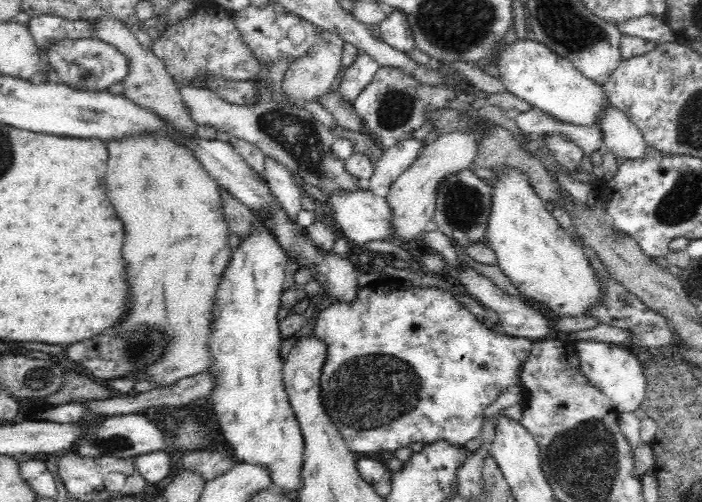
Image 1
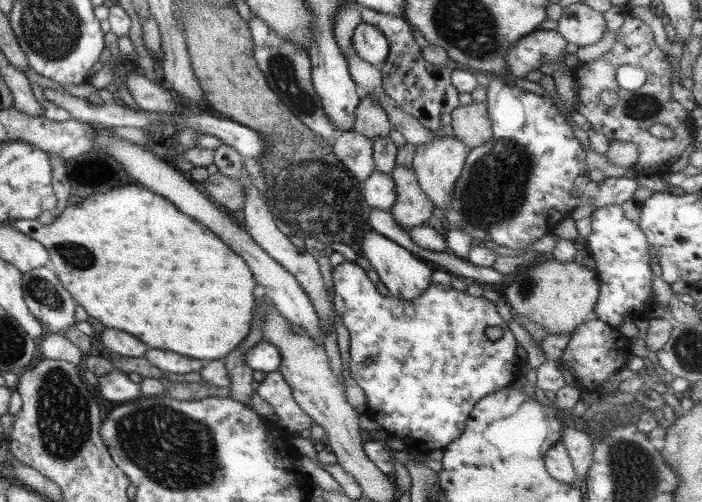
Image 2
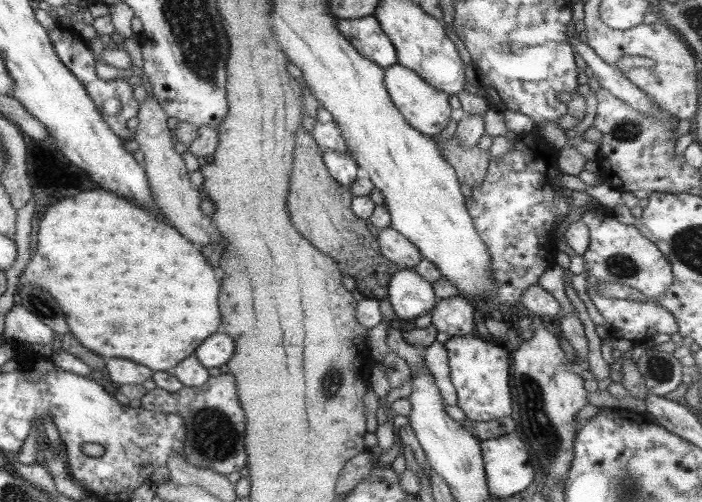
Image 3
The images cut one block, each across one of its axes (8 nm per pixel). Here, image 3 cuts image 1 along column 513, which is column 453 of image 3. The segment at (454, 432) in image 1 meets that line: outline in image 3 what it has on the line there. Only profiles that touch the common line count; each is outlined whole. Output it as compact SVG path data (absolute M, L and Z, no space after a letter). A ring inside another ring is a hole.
M479 336L449 337L443 344L449 366L449 380L457 396L457 406L472 422L492 422L511 416L509 360L503 346L493 345Z

